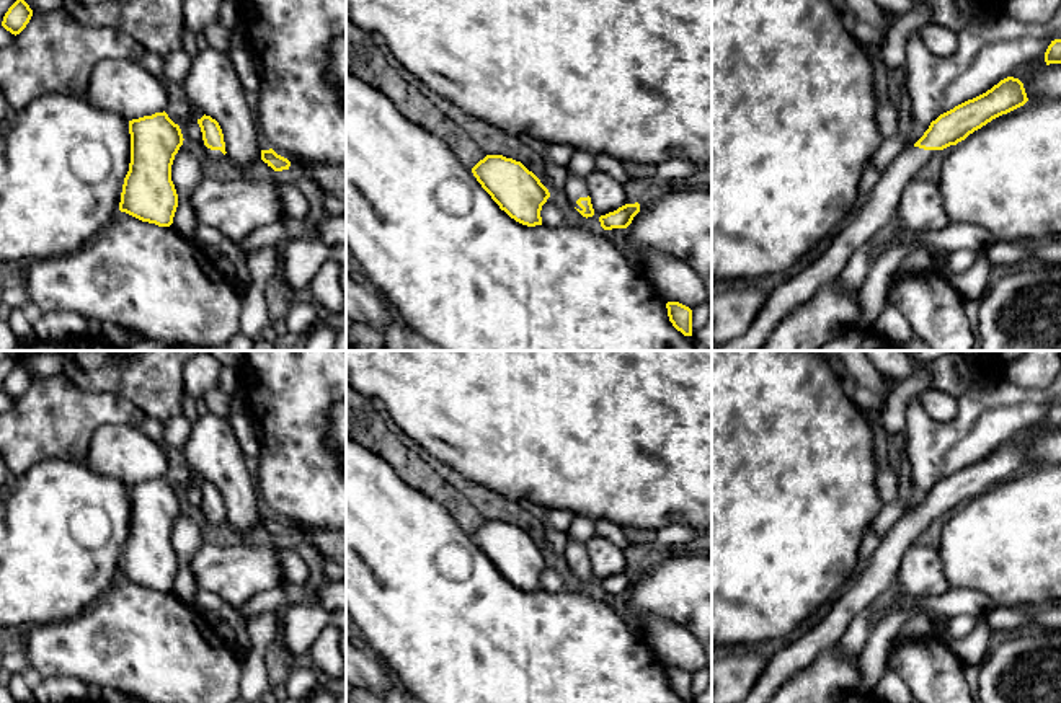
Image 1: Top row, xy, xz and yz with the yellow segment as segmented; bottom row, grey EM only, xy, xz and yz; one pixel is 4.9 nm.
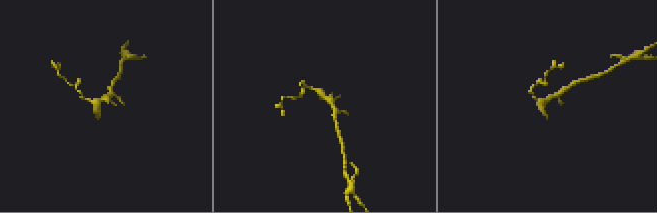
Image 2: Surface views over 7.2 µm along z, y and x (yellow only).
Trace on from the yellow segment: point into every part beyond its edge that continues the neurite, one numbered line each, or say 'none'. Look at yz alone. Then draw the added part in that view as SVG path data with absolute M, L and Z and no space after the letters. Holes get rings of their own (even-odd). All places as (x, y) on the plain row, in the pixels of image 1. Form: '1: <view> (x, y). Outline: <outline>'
1: yz (880, 573). Outline: M904 512L880 540L870 563L859 571L857 581L844 590L829 613L803 636L788 641L769 657L757 683L741 703L770 703L774 693L785 682L795 679L821 652L836 646L852 620L896 584L896 573L906 550L917 542L917 537L927 530L935 517L939 515Z

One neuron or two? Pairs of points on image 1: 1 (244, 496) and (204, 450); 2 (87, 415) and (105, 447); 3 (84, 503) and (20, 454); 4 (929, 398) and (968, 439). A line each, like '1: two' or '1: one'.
1: one
2: two
3: two
4: two

